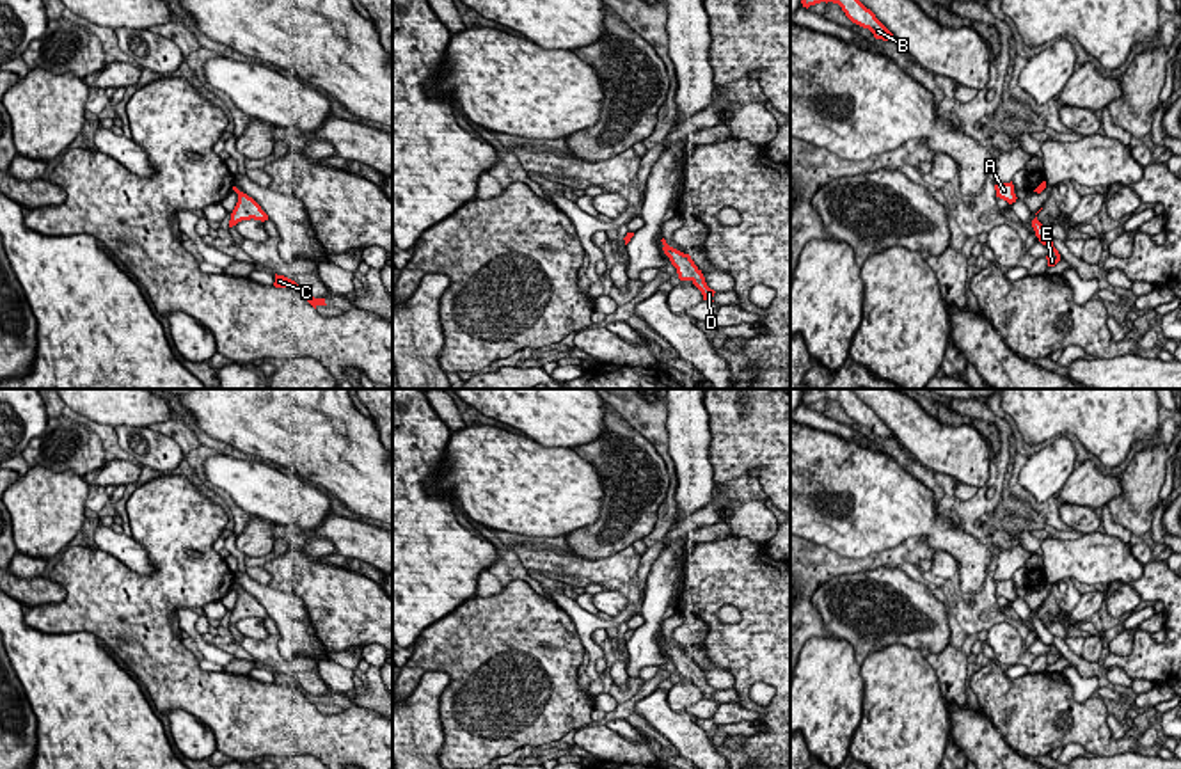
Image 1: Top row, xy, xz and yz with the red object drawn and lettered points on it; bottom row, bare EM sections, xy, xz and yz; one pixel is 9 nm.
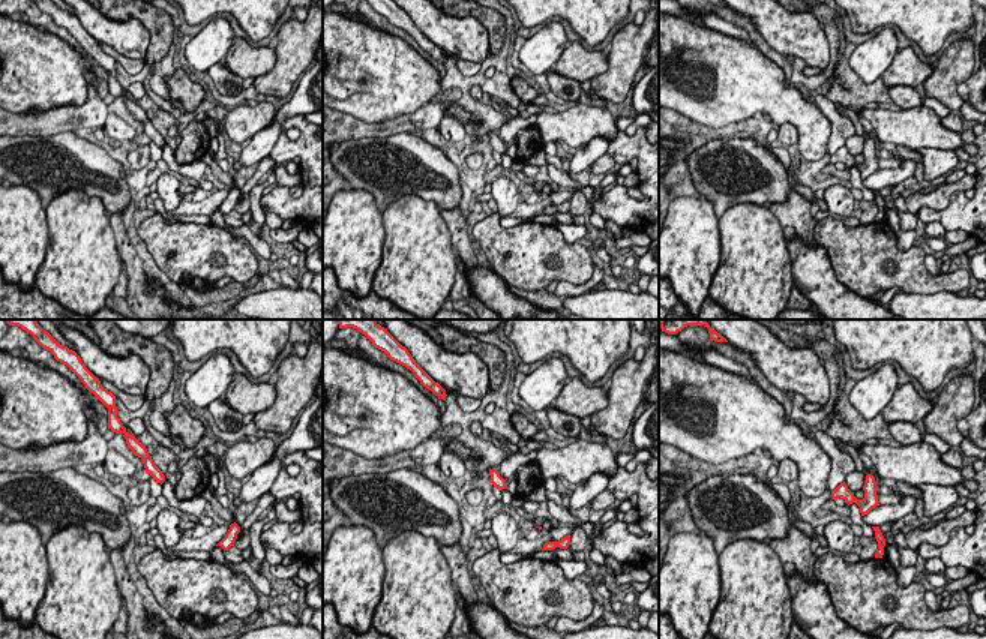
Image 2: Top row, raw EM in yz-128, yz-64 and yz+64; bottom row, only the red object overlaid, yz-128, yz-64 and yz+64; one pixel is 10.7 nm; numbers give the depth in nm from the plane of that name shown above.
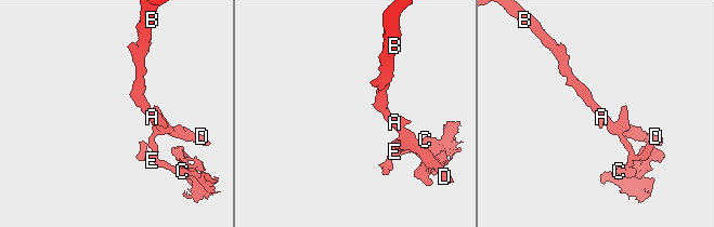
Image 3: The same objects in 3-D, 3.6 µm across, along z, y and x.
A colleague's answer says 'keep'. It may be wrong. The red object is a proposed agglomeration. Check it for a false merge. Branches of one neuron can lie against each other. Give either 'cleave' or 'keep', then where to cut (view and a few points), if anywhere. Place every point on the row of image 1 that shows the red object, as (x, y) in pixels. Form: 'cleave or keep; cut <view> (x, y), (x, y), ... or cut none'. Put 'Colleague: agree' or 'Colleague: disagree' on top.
Colleague: agree
keep; cut none

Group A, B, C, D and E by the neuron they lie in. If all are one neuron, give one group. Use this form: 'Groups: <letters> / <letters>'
Groups: A B C D E

